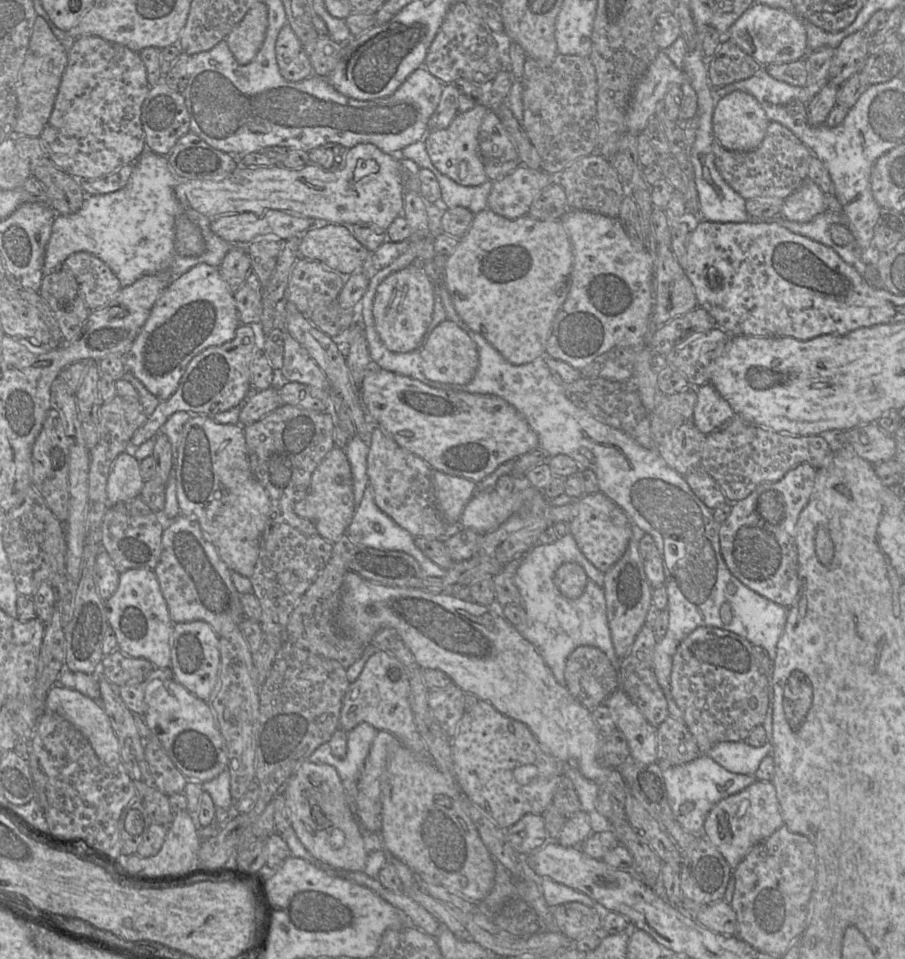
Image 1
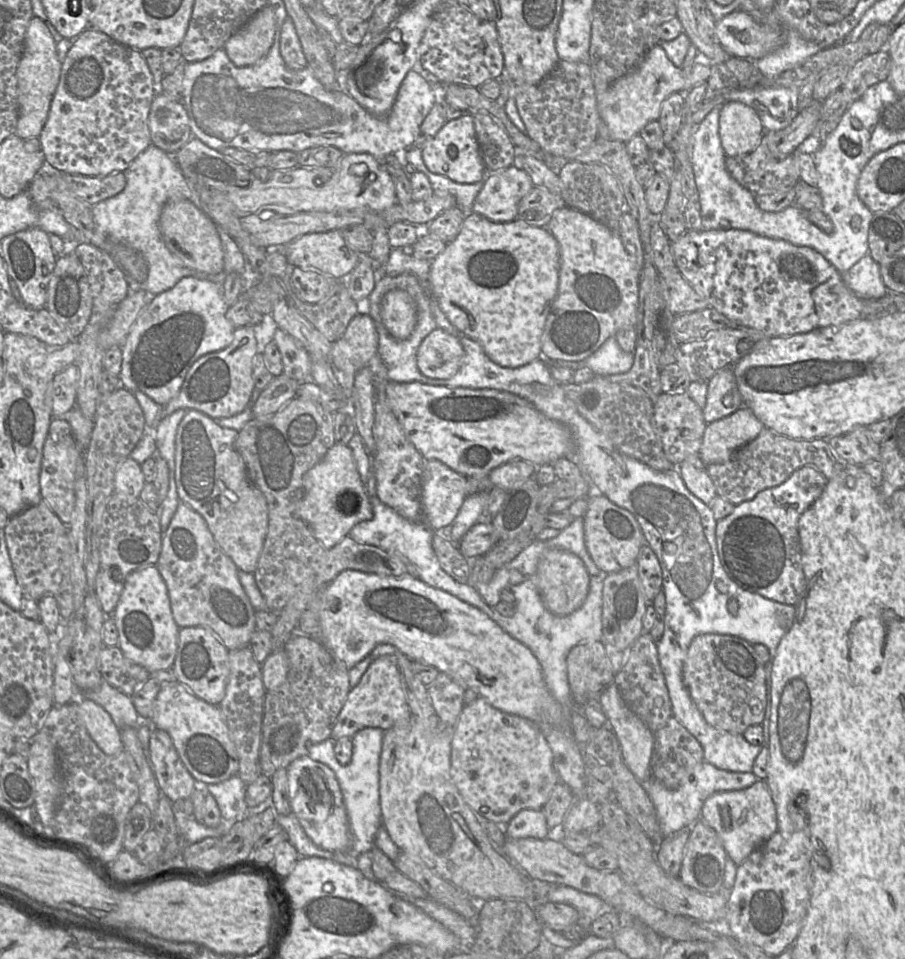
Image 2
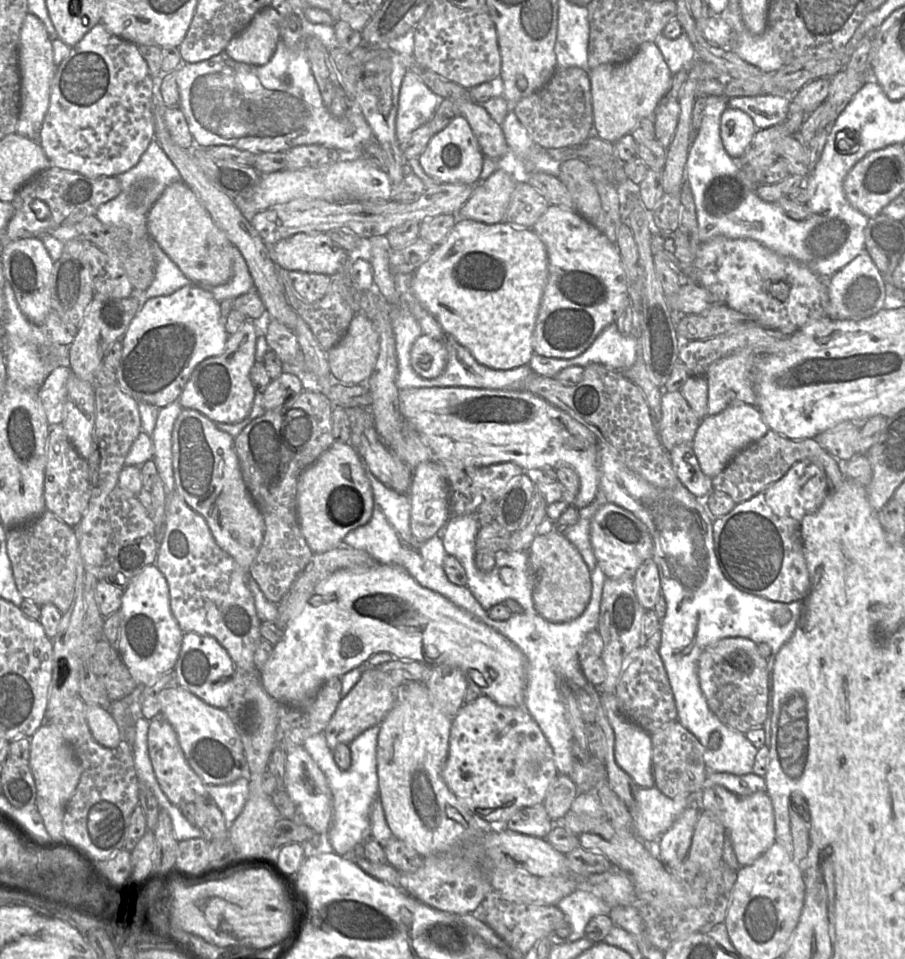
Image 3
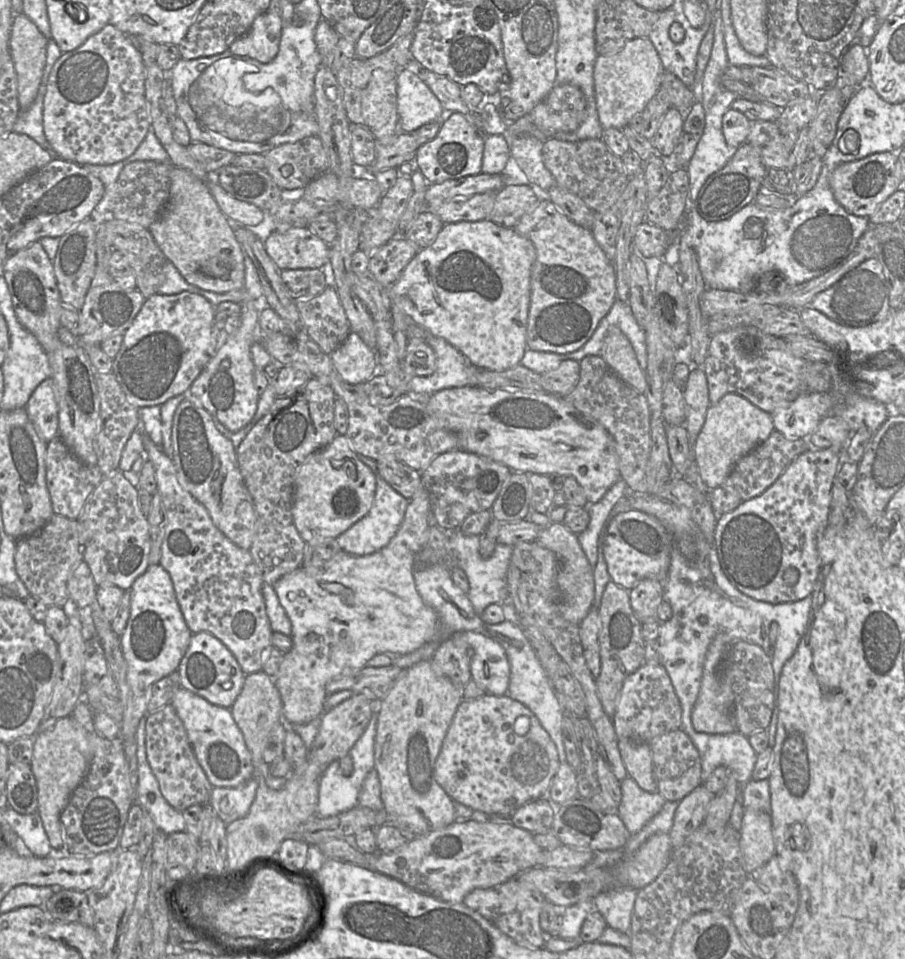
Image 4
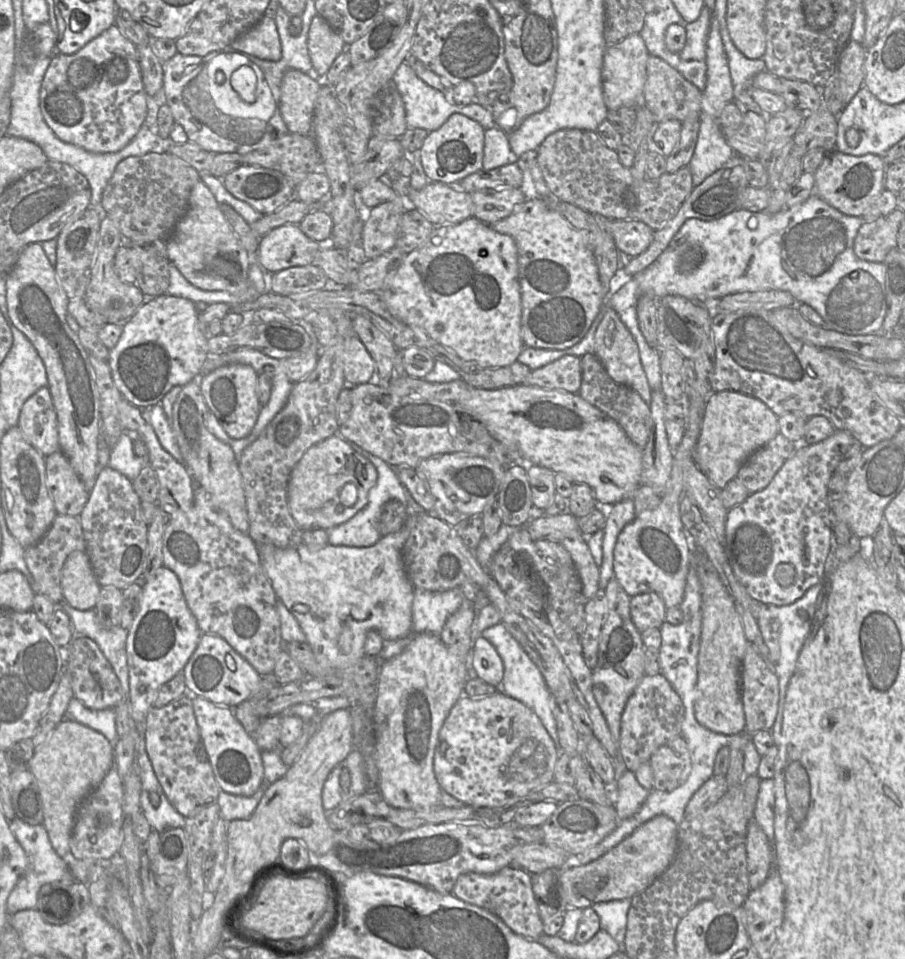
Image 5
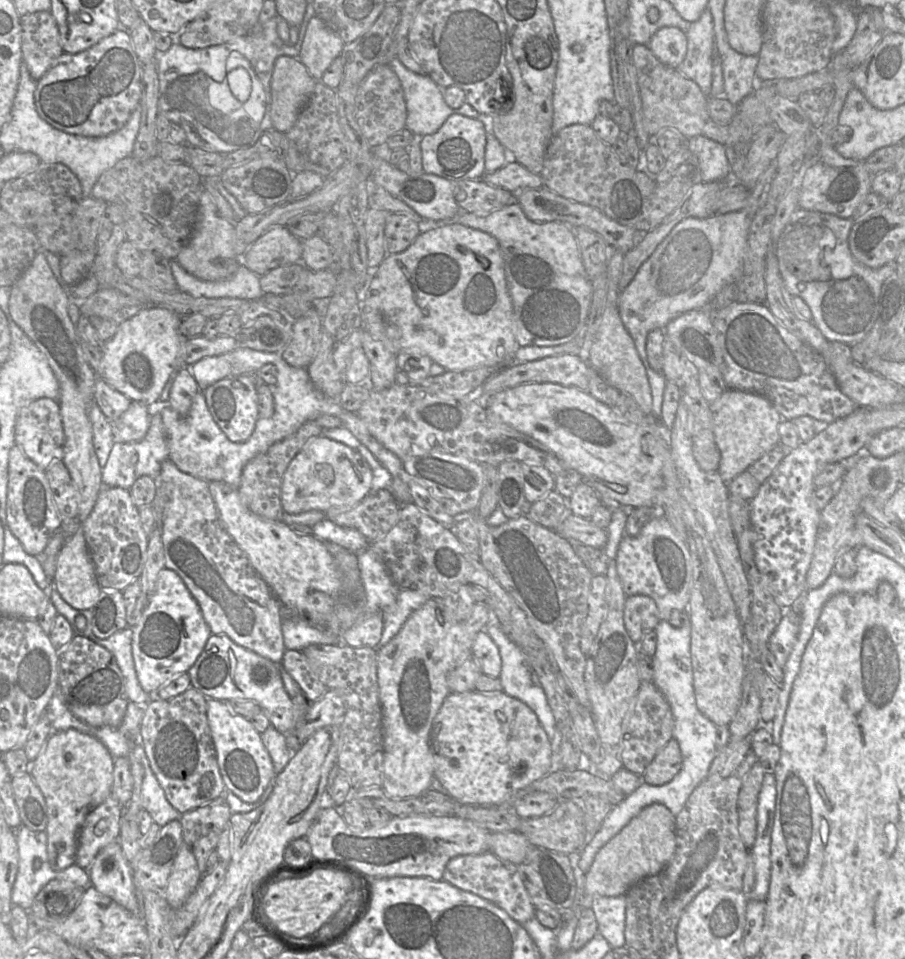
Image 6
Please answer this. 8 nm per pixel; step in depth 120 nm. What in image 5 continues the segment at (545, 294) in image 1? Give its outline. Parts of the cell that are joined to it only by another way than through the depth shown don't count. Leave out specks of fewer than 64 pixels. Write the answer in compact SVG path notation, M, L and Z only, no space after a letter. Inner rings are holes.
M470 217L457 224L437 225L427 240L415 250L406 254L396 270L391 271L379 291L389 311L393 316L407 325L422 329L433 340L447 349L453 350L463 361L478 368L499 368L509 366L518 360L522 349L525 347L521 337L521 290L518 276L518 249L514 239L495 231L489 224L476 217Z

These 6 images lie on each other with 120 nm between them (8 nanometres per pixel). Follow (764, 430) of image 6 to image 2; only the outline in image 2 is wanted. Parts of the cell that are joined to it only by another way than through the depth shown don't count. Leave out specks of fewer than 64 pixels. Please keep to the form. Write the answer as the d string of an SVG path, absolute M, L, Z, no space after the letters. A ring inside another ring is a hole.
M740 407L731 415L706 424L699 457L706 466L726 462L763 428L765 426L750 408Z

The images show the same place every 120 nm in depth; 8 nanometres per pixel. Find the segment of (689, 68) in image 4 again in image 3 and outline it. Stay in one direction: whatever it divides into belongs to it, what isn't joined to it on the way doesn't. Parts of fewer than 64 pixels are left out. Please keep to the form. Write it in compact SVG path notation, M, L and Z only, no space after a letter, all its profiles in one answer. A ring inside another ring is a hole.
M684 32L675 39L669 39L661 34L654 42L672 74L689 69L696 58L695 48Z

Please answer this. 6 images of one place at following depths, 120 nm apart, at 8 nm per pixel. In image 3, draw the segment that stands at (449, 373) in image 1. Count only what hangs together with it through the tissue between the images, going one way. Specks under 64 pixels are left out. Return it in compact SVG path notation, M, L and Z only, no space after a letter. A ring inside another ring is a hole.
M428 335L419 336L412 345L410 362L413 370L426 379L436 378L447 365L445 345Z

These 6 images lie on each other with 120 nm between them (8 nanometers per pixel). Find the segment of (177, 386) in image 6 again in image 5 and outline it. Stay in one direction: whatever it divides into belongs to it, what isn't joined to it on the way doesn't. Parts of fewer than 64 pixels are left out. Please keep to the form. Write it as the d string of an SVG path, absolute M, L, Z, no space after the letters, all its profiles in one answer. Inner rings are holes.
M199 379L183 386L174 402L171 420L183 464L192 478L210 494L213 502L227 514L233 527L241 533L247 533L249 520L239 465L232 448L218 440L206 428L207 411L208 407L200 389Z

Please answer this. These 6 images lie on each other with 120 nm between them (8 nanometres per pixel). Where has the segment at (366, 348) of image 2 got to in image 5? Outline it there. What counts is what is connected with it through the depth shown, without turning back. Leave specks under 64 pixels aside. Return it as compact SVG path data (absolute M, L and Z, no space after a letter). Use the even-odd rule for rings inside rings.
M352 335L345 341L343 353L343 374L346 385L355 386L370 381L375 362L361 340Z

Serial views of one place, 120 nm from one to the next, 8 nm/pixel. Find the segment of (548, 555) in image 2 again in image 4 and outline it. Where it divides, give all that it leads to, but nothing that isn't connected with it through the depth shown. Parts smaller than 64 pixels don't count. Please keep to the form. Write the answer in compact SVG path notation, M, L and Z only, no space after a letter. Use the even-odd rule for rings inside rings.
M551 522L542 528L536 541L554 552L560 564L557 576L560 590L559 613L565 620L580 625L593 606L594 571L578 541L577 534L571 532L563 522Z

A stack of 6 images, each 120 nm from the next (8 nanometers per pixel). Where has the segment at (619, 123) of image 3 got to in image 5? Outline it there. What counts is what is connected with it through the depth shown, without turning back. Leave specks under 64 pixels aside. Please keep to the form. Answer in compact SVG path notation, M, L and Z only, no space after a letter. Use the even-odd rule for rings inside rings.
M632 34L616 45L607 46L602 65L602 90L604 103L608 110L621 107L636 108L642 106L643 90L646 81L648 50L639 34Z

